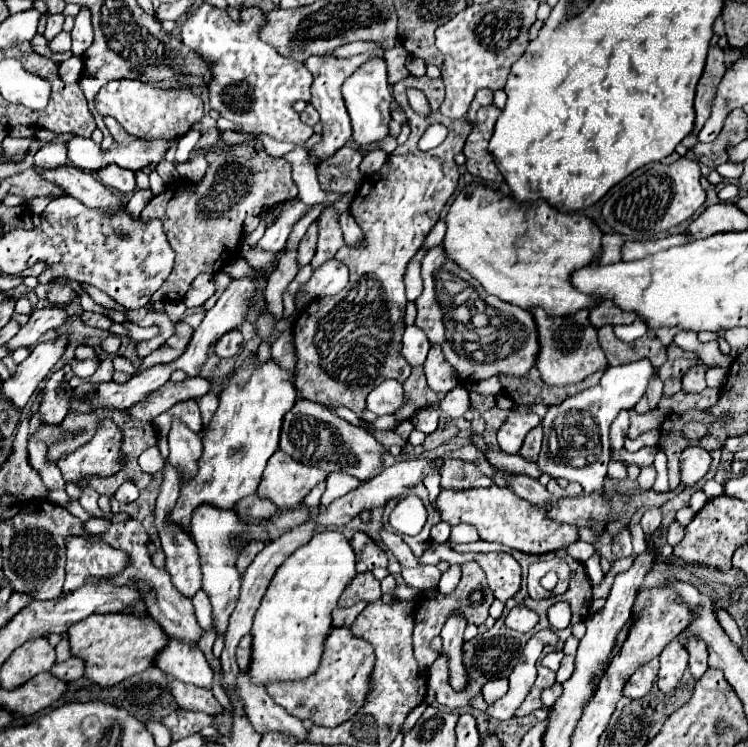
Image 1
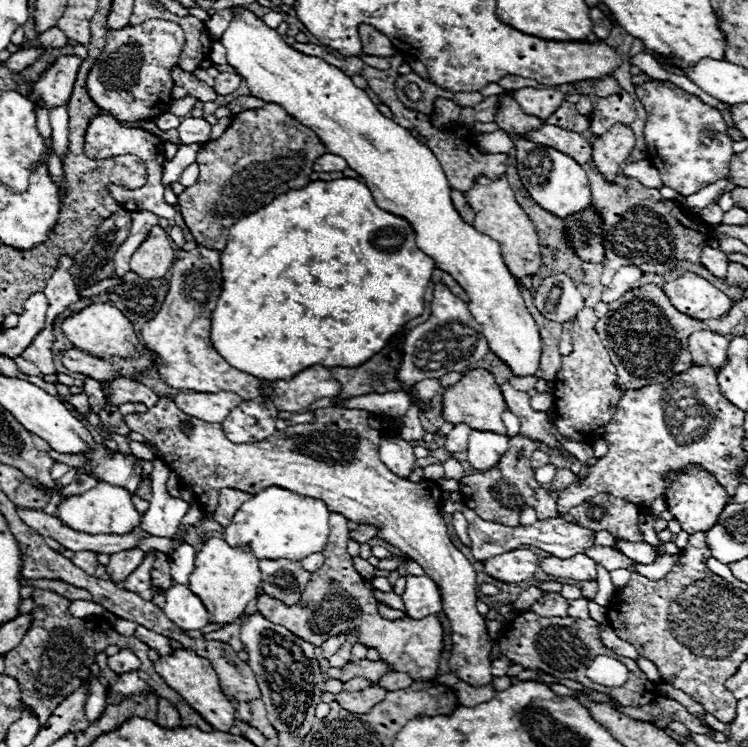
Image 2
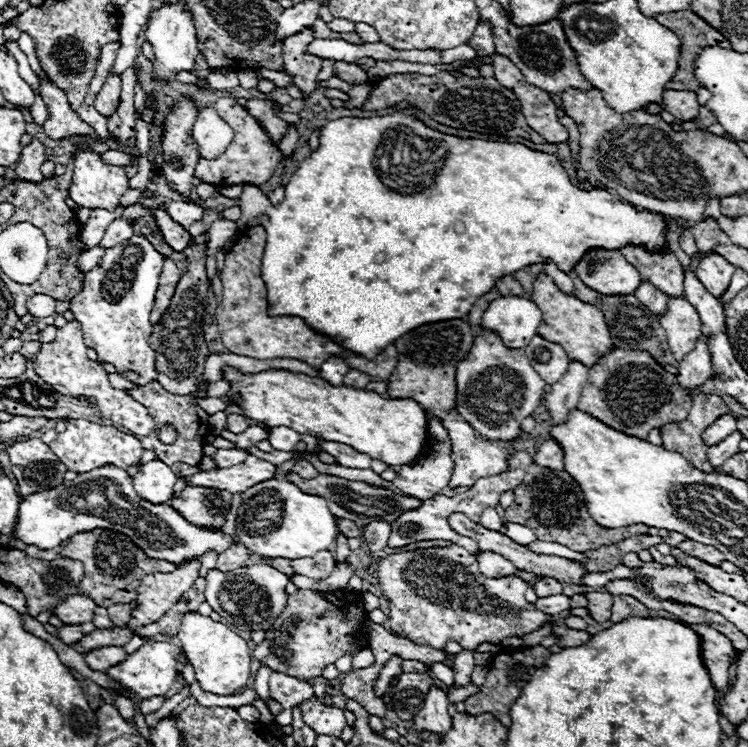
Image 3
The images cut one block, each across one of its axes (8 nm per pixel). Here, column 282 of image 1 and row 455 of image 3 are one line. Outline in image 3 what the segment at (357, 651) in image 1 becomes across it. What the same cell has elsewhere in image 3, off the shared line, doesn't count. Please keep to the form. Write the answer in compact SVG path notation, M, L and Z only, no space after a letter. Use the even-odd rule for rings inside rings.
M704 392L692 394L692 410L688 418L684 422L668 422L660 426L662 446L680 452L688 462L698 466L698 470L712 472L714 466L708 462L708 446L702 442L702 432L724 414L728 414L728 408L720 396Z

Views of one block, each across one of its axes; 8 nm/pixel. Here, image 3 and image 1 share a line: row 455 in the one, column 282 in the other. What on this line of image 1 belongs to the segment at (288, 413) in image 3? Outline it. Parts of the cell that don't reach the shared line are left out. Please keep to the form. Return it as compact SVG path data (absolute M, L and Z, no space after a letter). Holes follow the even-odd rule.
M252 352L244 364L234 370L230 376L222 380L222 390L220 390L220 404L218 410L206 428L202 436L204 452L198 462L200 470L194 480L182 486L180 498L170 512L170 520L180 524L184 530L190 530L190 516L192 510L200 504L214 504L218 508L228 508L232 510L238 500L242 500L248 494L254 494L258 490L258 484L262 480L262 472L266 468L268 458L278 450L278 438L280 438L280 428L282 428L282 418L284 414L294 406L296 402L296 386L294 386L294 374L282 366L274 358L266 360L264 364L258 364L258 352Z

